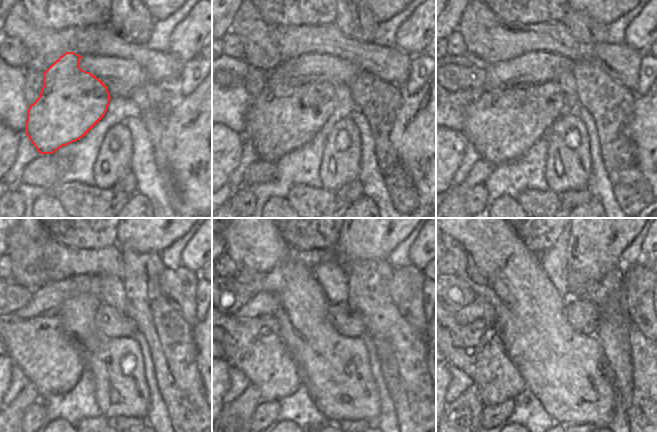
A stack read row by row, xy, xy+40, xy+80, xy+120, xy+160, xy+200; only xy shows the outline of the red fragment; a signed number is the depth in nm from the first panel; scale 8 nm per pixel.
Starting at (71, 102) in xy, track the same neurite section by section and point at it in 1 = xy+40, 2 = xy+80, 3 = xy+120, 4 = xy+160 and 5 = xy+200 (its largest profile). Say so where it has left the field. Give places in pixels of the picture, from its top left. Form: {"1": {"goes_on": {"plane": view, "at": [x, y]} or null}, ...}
{"1": {"goes_on": {"plane": "xy+40", "at": [285, 116]}}, "2": {"goes_on": {"plane": "xy+80", "at": [502, 124]}}, "3": {"goes_on": {"plane": "xy+120", "at": [39, 346]}}, "4": {"goes_on": {"plane": "xy+160", "at": [254, 346]}}, "5": {"goes_on": {"plane": "xy+200", "at": [477, 349]}}}

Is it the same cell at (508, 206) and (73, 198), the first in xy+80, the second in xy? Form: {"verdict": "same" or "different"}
{"verdict": "different"}

